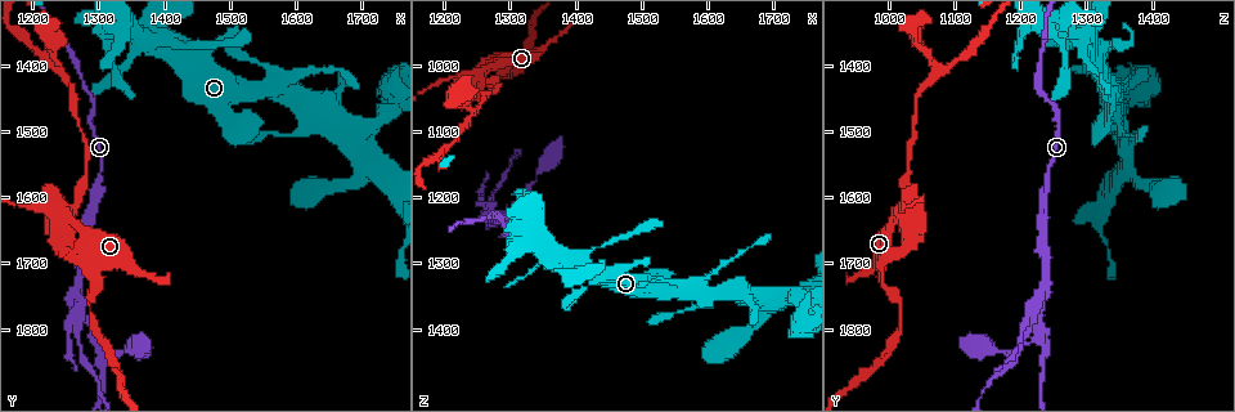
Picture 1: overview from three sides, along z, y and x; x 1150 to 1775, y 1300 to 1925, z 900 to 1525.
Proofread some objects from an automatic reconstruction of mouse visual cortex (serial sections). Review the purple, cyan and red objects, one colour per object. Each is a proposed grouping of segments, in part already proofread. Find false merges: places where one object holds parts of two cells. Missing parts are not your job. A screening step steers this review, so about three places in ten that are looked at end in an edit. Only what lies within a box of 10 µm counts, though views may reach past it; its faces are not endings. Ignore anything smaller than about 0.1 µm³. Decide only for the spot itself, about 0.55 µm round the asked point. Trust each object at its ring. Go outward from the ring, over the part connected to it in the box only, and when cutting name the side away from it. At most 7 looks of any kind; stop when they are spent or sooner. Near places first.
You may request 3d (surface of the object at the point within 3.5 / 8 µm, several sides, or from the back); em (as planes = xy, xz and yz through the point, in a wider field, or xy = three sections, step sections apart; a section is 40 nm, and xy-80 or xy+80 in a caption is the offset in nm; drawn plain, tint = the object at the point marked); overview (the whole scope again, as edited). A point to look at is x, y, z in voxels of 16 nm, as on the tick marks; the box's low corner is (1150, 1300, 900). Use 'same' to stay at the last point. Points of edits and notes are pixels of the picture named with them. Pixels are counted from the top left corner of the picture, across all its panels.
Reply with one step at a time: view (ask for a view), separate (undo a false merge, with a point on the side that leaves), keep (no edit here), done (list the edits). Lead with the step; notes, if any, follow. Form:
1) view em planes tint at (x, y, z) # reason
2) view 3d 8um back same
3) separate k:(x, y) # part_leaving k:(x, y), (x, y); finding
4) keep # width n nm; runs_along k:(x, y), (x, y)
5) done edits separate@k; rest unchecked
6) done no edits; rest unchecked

view 3d 3.5um at (1250, 1630, 1020) # branch point

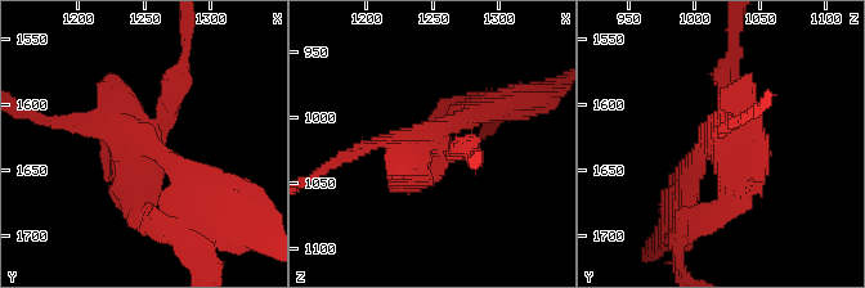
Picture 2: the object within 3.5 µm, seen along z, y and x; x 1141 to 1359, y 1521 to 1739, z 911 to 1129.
view em xy step 2 tint at (1252, 1630, 1020)

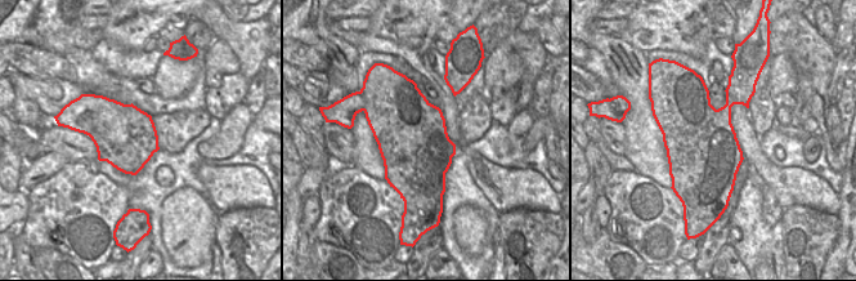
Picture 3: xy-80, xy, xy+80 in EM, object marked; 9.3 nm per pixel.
view em xy step 3 tint same

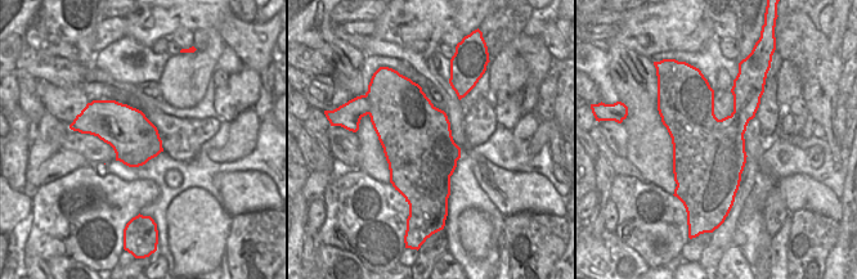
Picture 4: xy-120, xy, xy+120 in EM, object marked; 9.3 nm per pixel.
separate 2:(416, 170) # part_leaving 2:(437, 135), (476, 158); two cells meet here

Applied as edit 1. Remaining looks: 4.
view 3d 3.5um at (1265, 1755, 1225) # narrows sharply

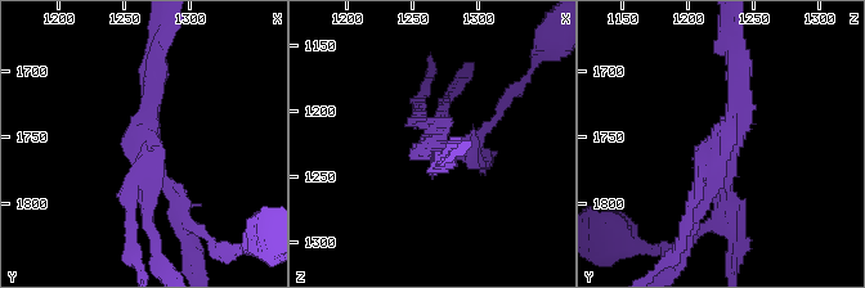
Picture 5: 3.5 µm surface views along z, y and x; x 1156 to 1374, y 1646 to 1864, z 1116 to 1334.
view em xy step 3 tint at (1268, 1752, 1228)

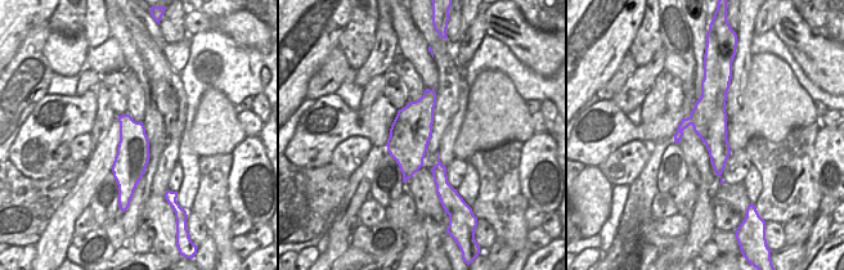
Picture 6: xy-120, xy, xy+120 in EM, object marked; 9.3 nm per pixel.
separate 5:(134, 184) # two cells meet here

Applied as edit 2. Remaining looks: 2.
view 3d 8um at (1735, 1420, 1380) # abrupt turn

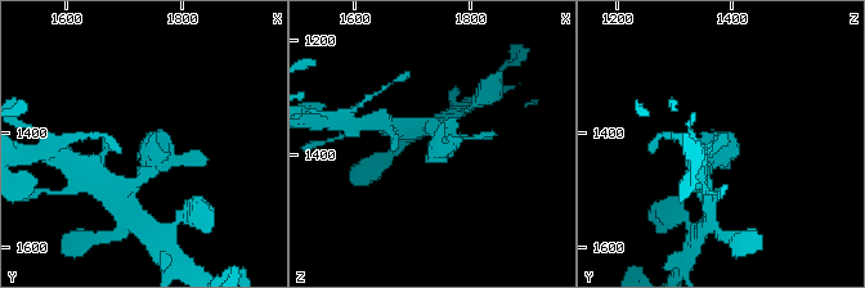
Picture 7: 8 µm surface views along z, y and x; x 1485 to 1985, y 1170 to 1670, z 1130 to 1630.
view em xy step 1 tint same

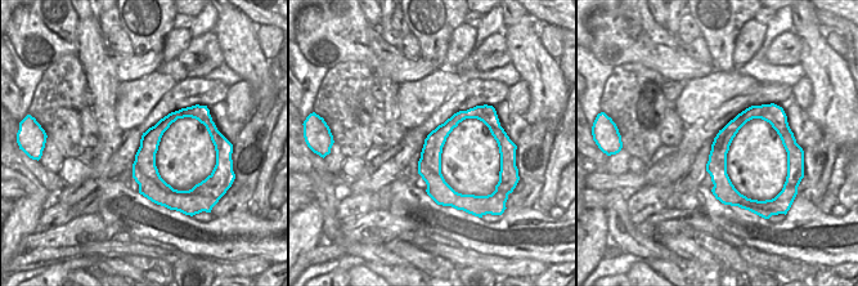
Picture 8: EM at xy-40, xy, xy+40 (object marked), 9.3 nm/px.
keep # width 220 nm; runs_along 8:(763, 108), (721, 144), (728, 199); one cell here

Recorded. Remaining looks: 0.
done edits separate@2, separate@5; rest unchecked

